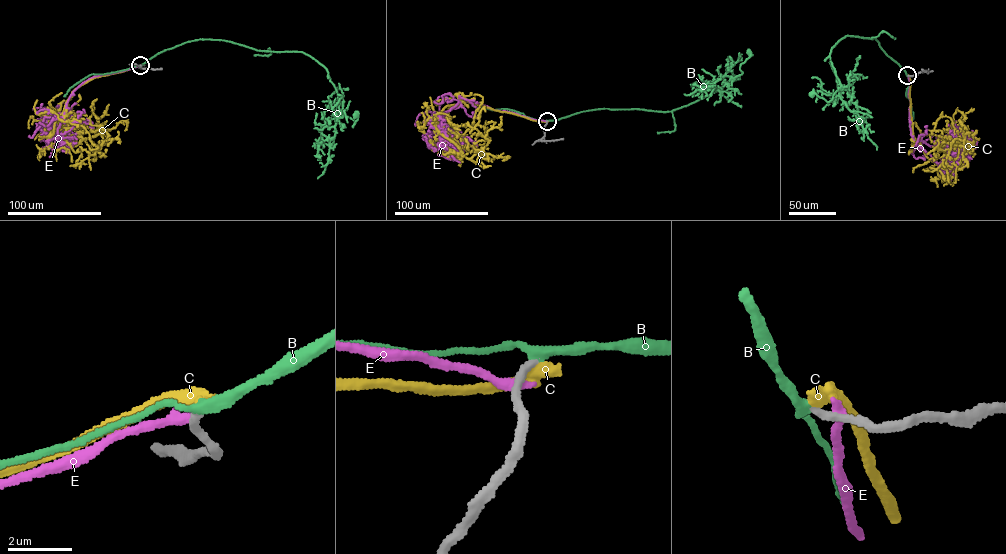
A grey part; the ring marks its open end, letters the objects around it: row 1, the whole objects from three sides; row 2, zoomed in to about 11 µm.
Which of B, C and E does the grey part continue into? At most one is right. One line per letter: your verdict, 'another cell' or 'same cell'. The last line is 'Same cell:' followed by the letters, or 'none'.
B: same cell
C: another cell
E: another cell
Same cell: B

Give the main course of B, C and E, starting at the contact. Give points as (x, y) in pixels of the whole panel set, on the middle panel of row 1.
B: (547, 121), (596, 109), (671, 111), (715, 92), (735, 75), (728, 76), (741, 74), (740, 64), (749, 52)
C: (547, 121), (464, 101), (446, 106), (432, 124), (456, 153), (445, 142), (473, 124), (482, 97), (473, 94)
E: (547, 121), (463, 100), (442, 116), (439, 149), (458, 151), (466, 139), (476, 147), (473, 142)

